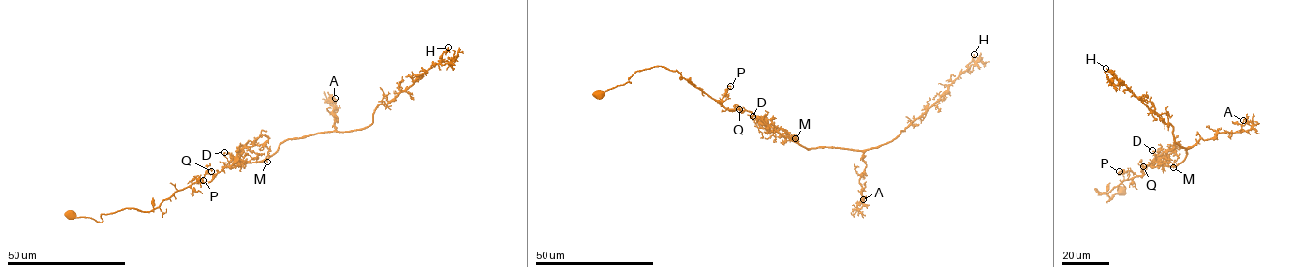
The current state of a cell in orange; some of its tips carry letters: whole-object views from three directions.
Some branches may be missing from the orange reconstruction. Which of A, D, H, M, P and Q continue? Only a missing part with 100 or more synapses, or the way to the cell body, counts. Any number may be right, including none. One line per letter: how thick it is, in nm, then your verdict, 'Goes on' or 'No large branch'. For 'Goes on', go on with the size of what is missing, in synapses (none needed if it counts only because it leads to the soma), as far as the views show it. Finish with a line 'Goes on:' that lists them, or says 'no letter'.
A: Thickness 120 nm. No large branch
D: Thickness 160 nm. No large branch
H: Thickness 140 nm. No large branch
M: Thickness 140 nm. No large branch
P: Thickness 140 nm. No large branch
Q: Thickness 70 nm. No large branch
Goes on: no letter

